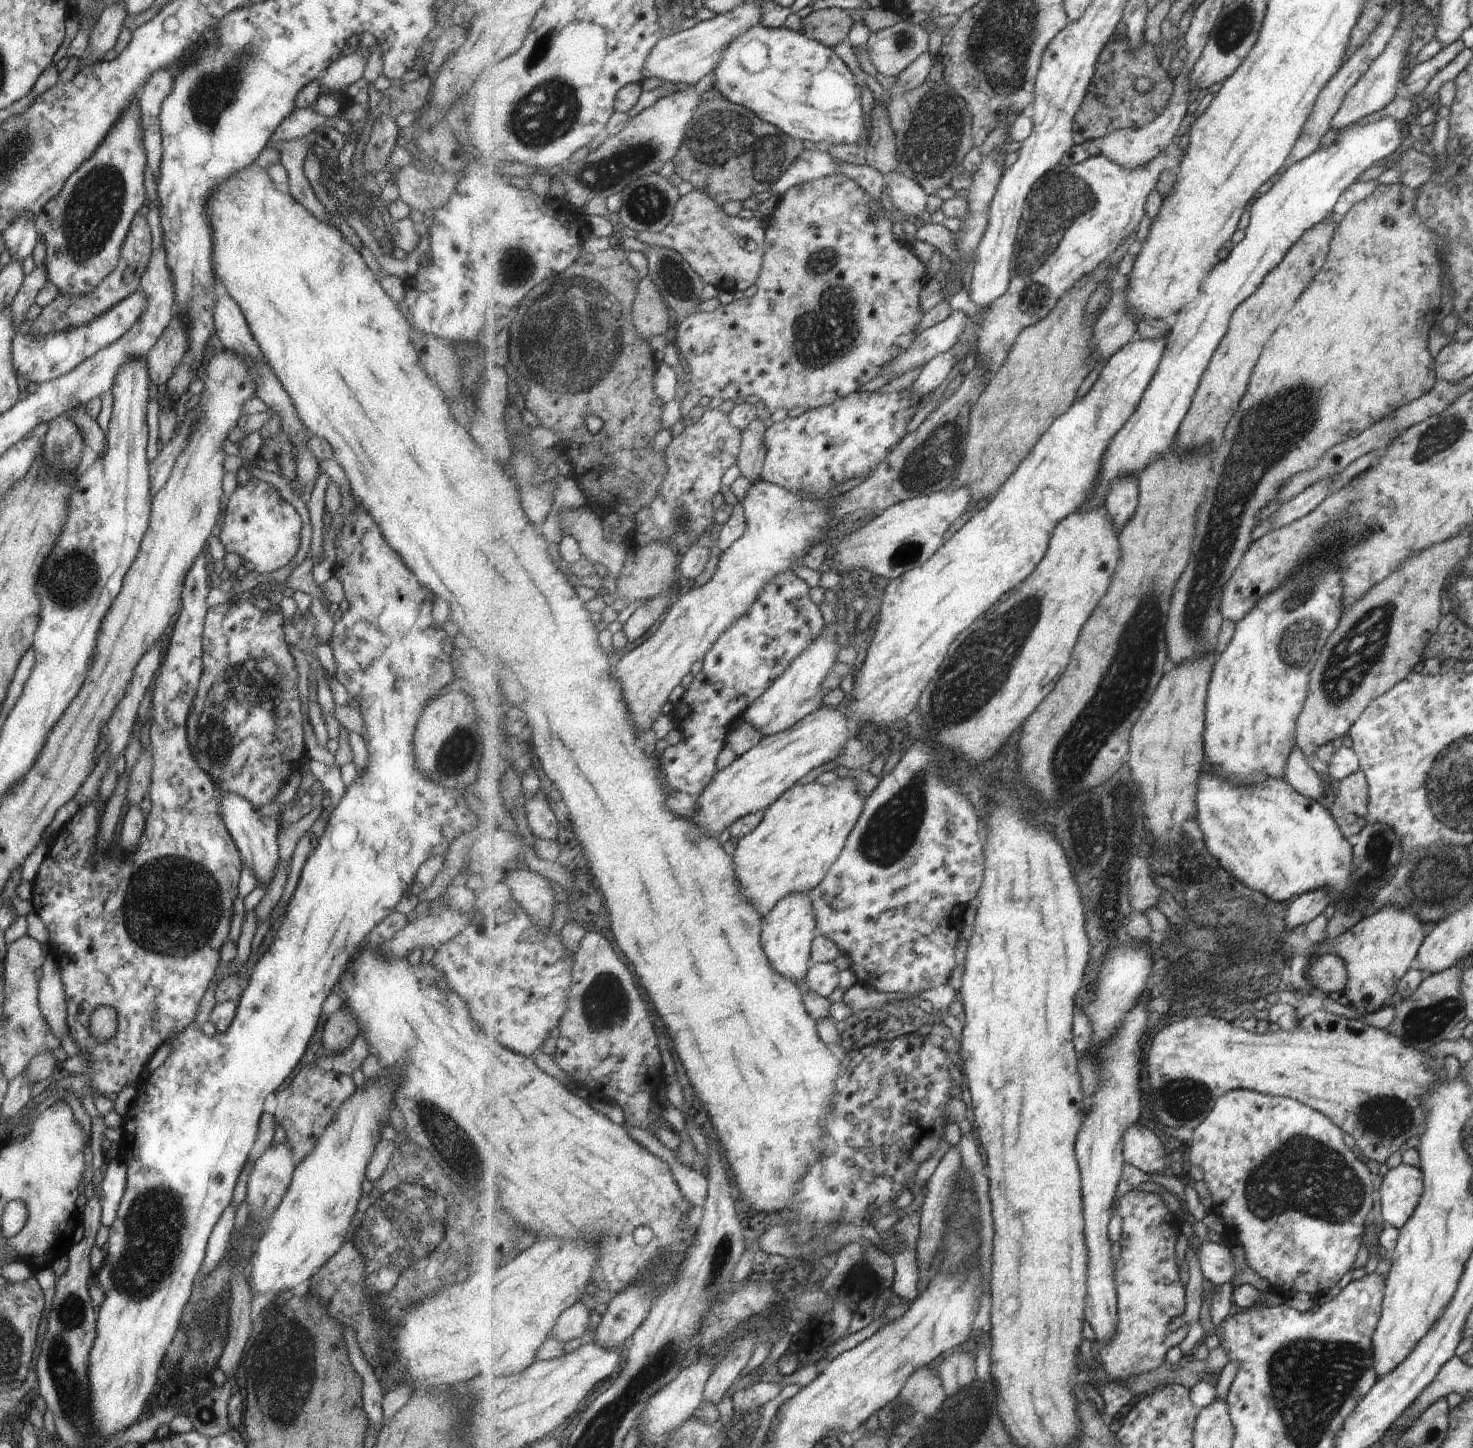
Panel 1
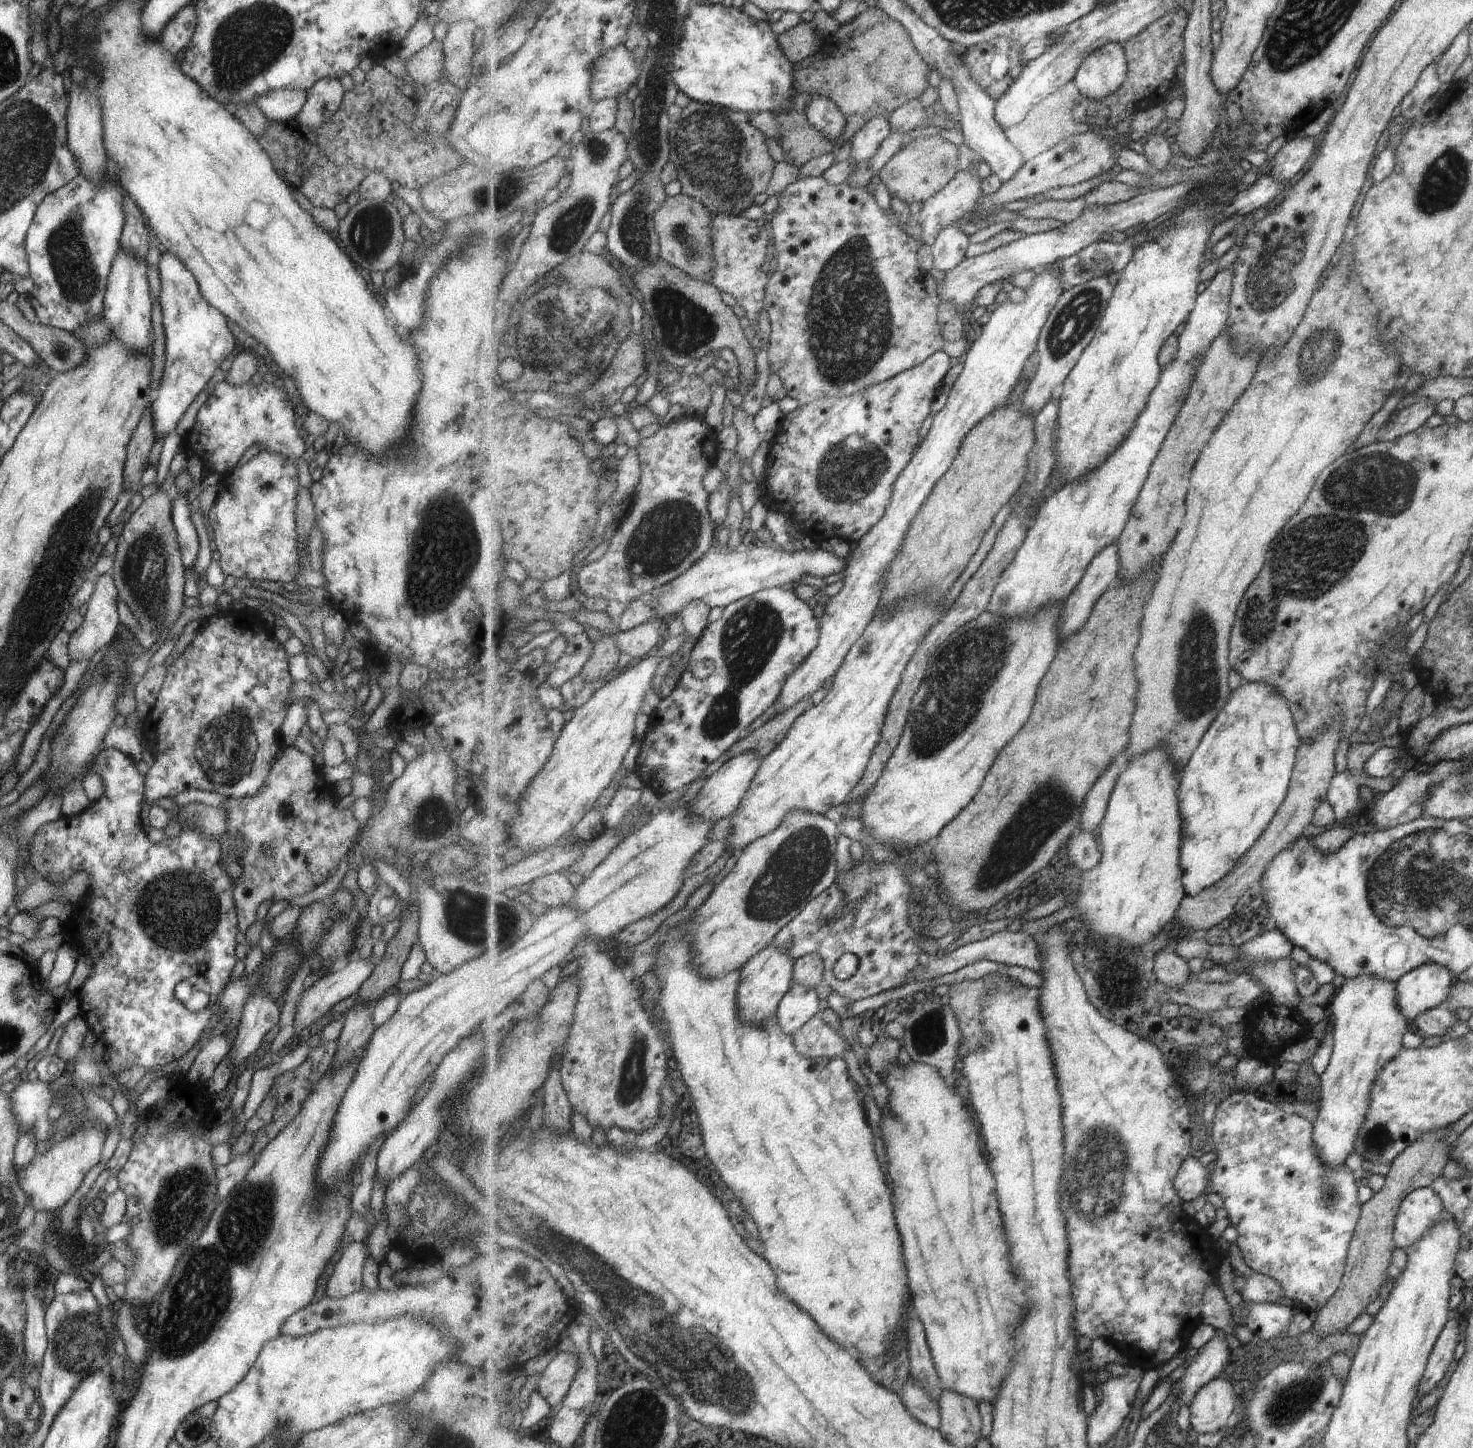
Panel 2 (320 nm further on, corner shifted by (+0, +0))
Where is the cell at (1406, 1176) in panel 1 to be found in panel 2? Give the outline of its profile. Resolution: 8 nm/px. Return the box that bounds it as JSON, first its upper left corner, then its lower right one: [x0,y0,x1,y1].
[1392,1187,1444,1251]

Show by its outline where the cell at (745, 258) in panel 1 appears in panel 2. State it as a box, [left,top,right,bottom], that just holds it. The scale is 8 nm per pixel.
[711,214,772,319]

